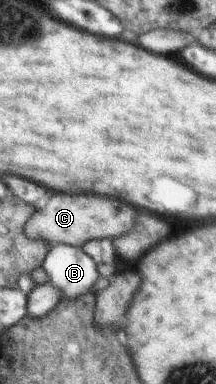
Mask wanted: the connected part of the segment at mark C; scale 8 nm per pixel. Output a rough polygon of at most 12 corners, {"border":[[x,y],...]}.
{"border":[[93,193],[53,195],[31,238],[81,247],[118,238],[137,211]]}

